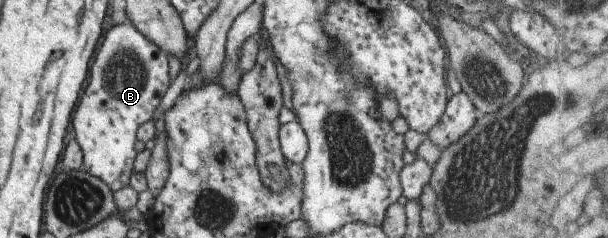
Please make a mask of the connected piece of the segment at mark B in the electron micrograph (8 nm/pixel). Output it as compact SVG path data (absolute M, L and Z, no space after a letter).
M130 20L107 30L99 48L71 126L83 153L83 169L117 192L130 184L138 154L135 151L137 131L143 123L152 120L171 84L169 60L167 52L147 40Z

